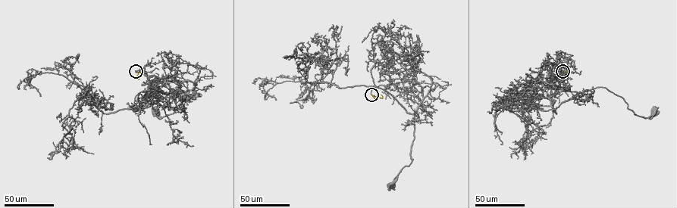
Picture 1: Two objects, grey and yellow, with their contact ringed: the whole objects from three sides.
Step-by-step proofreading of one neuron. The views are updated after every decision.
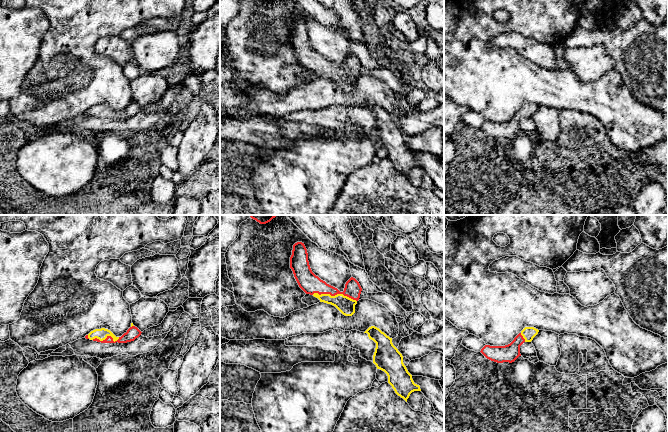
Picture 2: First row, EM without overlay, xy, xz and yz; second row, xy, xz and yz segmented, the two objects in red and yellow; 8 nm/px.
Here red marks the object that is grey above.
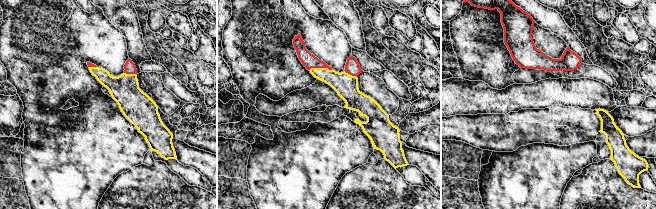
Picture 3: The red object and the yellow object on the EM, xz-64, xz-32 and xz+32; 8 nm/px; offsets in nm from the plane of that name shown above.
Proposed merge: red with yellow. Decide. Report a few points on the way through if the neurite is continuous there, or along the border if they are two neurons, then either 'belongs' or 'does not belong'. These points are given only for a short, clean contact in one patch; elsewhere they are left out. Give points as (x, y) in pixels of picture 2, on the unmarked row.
across xz (310, 59), (325, 69), (334, 71), (346, 81) | belongs

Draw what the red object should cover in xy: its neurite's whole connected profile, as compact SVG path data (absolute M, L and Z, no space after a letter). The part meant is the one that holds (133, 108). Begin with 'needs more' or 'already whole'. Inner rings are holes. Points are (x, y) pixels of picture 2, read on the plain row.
needs more; M131 99L131 103L121 113L116 113L110 106L101 104L91 107L85 114L101 119L127 119L134 117L141 109L142 108Z

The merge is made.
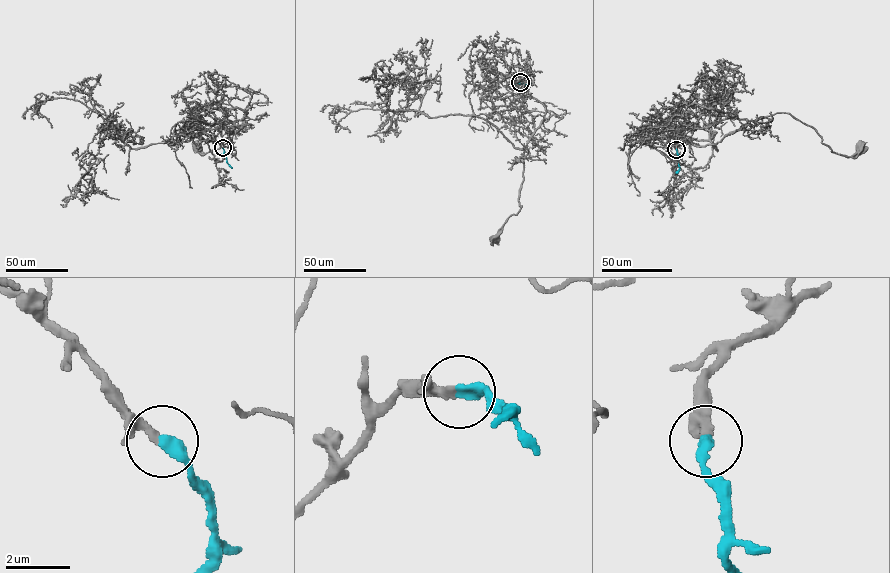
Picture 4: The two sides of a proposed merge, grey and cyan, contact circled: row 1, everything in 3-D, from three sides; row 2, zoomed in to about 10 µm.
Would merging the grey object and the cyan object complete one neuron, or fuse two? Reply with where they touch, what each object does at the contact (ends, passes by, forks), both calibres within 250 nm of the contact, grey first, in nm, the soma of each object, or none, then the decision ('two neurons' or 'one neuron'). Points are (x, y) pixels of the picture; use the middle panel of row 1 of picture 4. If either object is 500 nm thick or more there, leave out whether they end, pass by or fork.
place (520, 82); grey passes by; cyan ends; calibres 200 and 400 nm; soma grey (493, 239); soma cyan none; one neuron

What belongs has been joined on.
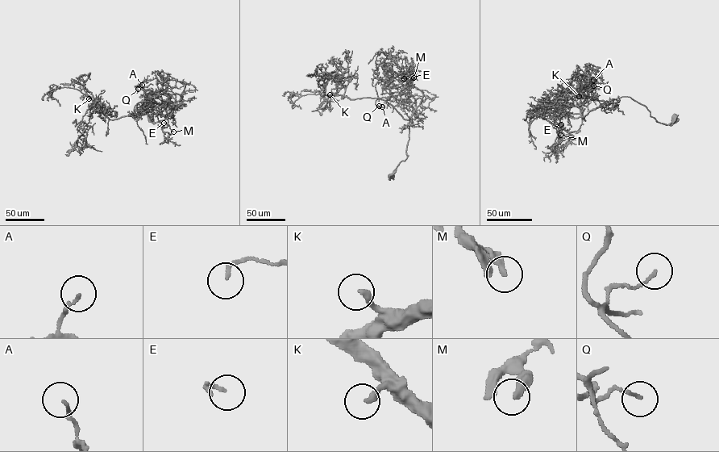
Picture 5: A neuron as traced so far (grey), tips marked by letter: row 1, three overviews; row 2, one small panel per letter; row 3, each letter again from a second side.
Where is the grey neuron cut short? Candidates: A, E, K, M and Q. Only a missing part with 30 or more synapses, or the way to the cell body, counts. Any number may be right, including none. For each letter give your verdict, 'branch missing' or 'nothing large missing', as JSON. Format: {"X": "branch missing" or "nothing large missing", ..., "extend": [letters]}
{"A": "nothing large missing", "E": "nothing large missing", "K": "branch missing", "M": "nothing large missing", "Q": "nothing large missing", "extend": ["K"]}

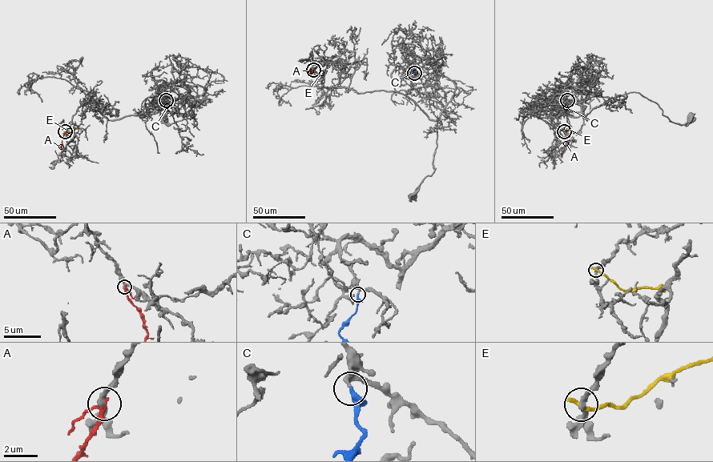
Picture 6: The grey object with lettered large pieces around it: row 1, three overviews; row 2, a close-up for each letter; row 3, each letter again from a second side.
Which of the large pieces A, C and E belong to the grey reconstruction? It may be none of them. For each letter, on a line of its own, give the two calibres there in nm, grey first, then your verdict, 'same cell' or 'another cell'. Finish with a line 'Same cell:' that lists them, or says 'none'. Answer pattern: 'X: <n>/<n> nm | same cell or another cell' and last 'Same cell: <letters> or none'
A: 280/170 nm | another cell
C: 190/200 nm | same cell
E: 280/280 nm | another cell
Same cell: C

